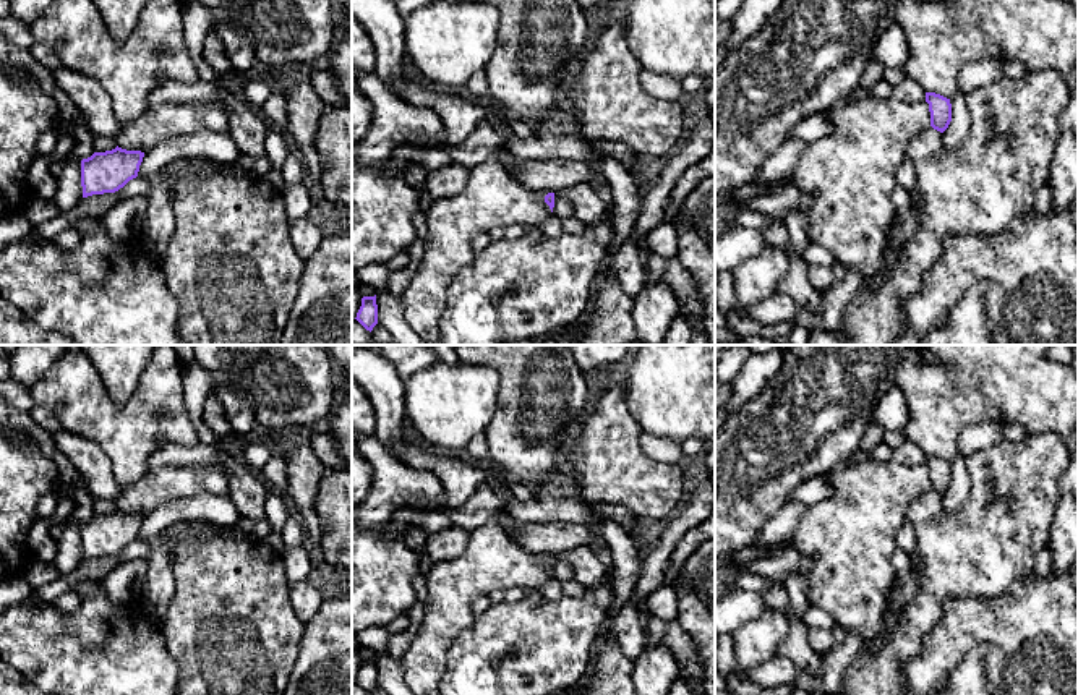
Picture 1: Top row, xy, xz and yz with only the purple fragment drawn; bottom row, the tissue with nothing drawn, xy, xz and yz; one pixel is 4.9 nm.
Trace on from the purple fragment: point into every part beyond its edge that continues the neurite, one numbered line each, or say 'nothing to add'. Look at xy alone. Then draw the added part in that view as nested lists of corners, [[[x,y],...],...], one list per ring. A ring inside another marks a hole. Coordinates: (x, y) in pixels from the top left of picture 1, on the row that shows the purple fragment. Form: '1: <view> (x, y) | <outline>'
nothing to add

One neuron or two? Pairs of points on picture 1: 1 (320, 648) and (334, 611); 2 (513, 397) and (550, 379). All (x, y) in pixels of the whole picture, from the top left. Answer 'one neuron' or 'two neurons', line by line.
1: one neuron
2: one neuron

